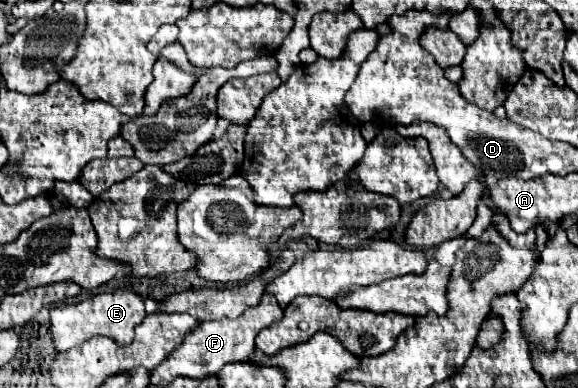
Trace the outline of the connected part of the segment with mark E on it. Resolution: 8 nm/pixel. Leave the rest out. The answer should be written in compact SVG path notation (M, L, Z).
M114 290L114 292L106 292L94 298L82 300L78 304L60 304L52 308L50 310L50 336L58 352L80 346L92 336L114 338L114 342L122 346L134 340L134 328L144 320L144 316L146 316L144 302L138 294L132 294L128 290Z

